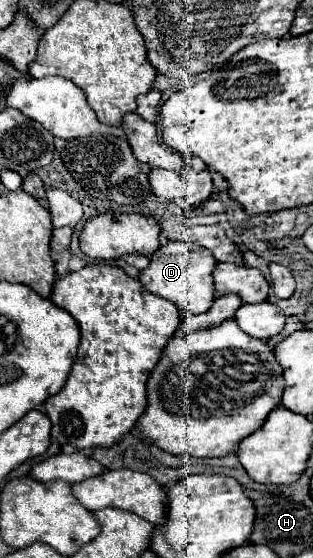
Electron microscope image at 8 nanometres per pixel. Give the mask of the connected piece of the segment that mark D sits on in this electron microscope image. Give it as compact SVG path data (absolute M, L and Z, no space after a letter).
M168 241L150 257L150 265L140 273L140 281L146 291L172 301L182 313L190 315L206 313L214 301L214 285L212 285L214 267L216 259L208 249L192 243Z

